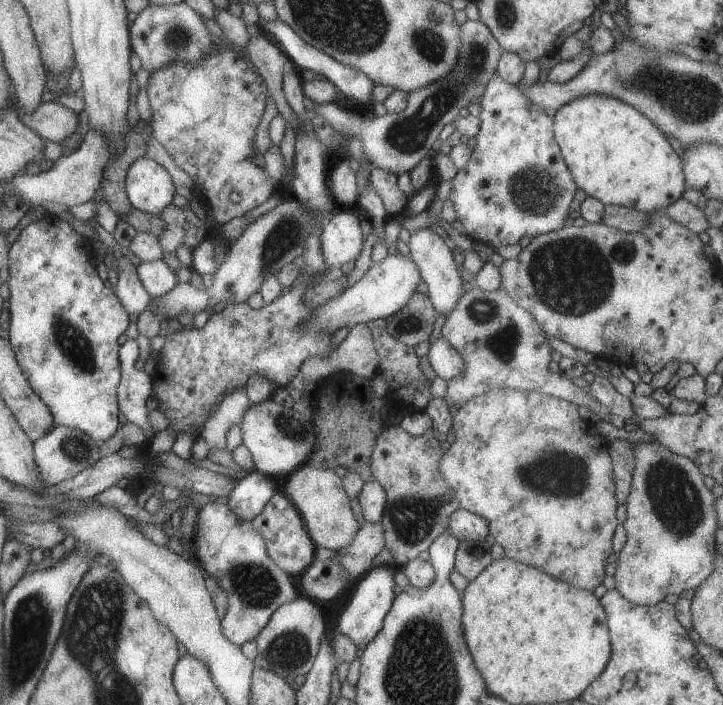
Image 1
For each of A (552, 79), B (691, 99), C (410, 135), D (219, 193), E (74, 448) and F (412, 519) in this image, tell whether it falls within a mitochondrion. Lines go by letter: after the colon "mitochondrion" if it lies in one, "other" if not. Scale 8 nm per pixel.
A: other
B: mitochondrion
C: mitochondrion
D: other
E: mitochondrion
F: mitochondrion

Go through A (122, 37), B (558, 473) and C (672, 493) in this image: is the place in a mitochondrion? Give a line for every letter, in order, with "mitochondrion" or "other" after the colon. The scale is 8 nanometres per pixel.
A: other
B: mitochondrion
C: mitochondrion

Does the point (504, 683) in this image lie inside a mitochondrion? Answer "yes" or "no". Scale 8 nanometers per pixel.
no

